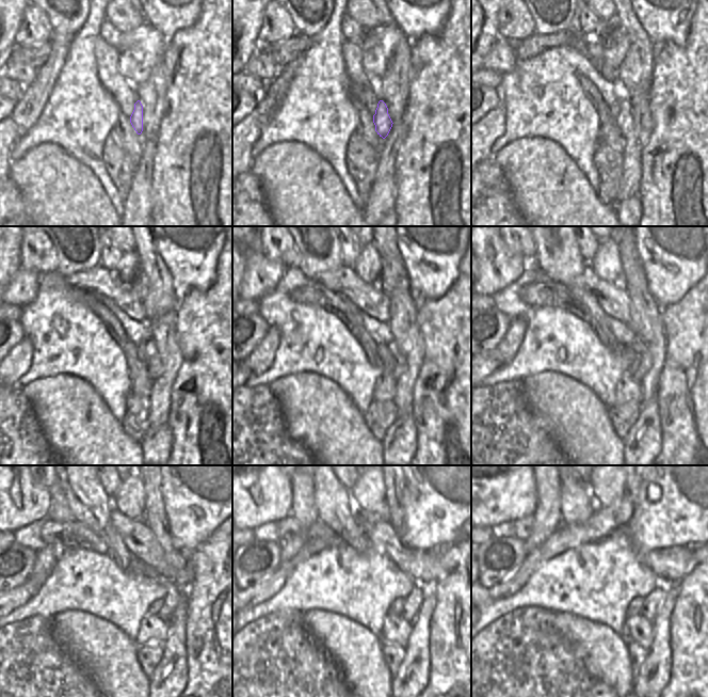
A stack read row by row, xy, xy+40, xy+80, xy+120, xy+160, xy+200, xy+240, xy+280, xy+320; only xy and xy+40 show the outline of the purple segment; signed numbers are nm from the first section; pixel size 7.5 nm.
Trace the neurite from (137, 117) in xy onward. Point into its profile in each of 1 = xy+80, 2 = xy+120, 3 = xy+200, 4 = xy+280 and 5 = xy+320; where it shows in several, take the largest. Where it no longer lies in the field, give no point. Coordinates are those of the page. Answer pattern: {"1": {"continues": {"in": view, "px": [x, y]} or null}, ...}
{"1": {"continues": {"in": "xy+80", "px": [624, 120]}}, "2": {"continues": {"in": "xy+120", "px": [154, 365]}}, "3": {"continues": {"in": "xy+200", "px": [645, 361]}}, "4": {"continues": {"in": "xy+280", "px": [412, 604]}}, "5": {"continues": {"in": "xy+320", "px": [652, 602]}}}

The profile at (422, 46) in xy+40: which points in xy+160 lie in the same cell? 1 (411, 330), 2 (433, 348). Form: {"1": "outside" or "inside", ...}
{"1": "outside", "2": "inside"}

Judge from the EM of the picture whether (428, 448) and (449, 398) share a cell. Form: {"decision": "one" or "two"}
{"decision": "one"}

